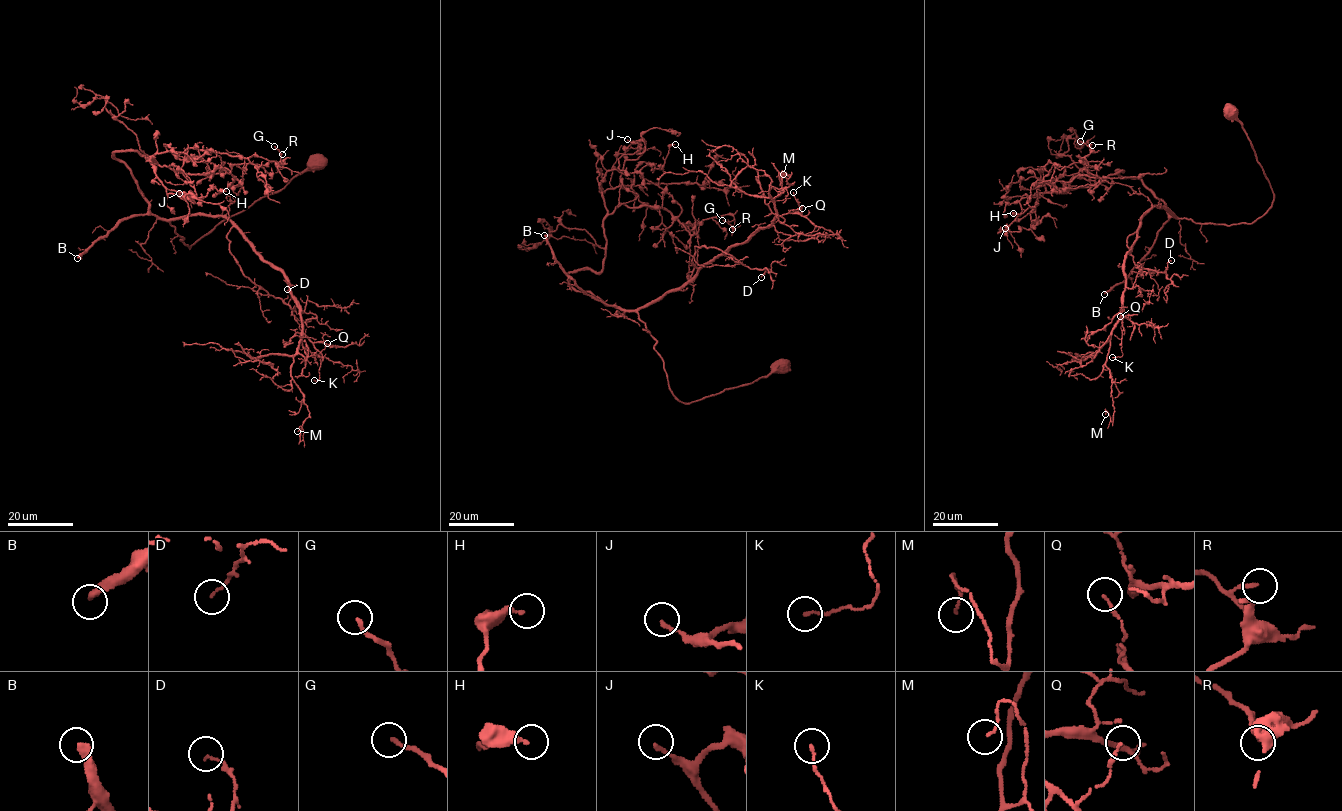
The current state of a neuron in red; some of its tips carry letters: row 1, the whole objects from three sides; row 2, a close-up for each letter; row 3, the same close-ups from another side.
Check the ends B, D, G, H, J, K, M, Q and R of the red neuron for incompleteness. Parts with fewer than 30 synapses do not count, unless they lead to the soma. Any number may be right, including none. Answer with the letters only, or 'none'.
B

